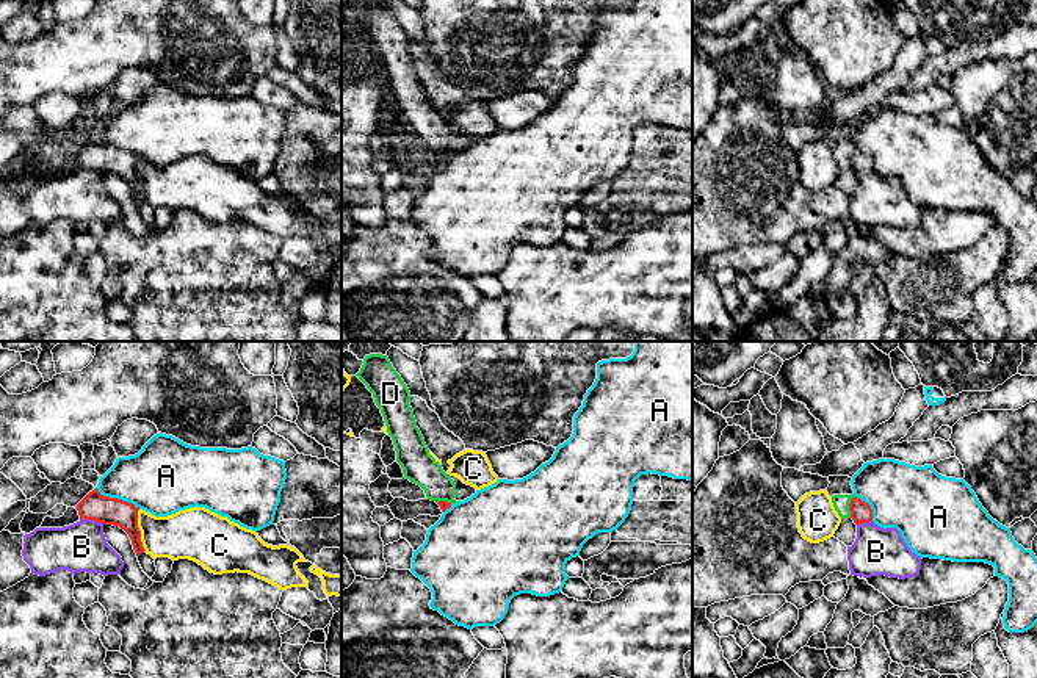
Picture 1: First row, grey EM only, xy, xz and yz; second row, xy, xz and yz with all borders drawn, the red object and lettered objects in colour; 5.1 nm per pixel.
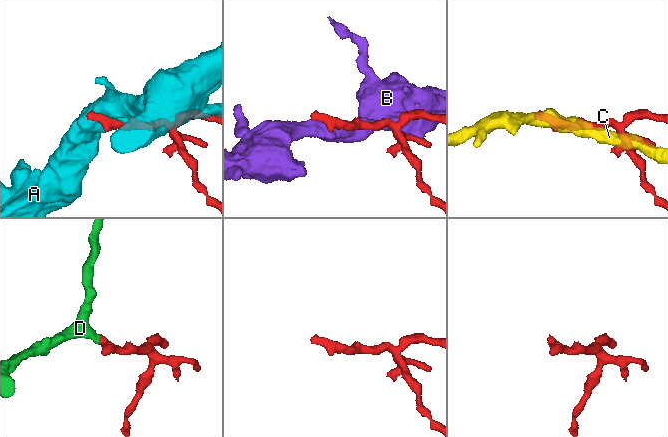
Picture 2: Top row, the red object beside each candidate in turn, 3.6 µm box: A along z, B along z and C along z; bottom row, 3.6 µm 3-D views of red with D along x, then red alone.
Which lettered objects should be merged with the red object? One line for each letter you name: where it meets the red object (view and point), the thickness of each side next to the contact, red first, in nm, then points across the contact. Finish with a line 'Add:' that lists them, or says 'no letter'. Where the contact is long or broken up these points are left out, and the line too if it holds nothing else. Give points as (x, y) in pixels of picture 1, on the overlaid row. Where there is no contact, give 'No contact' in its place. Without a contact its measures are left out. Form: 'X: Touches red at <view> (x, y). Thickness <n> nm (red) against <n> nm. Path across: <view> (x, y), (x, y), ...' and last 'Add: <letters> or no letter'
D: Touches red at yz (849, 506). Thickness 110 nm (red) against 80 nm. Path across: yz (860, 512), (849, 506), (840, 501)
Add: D

